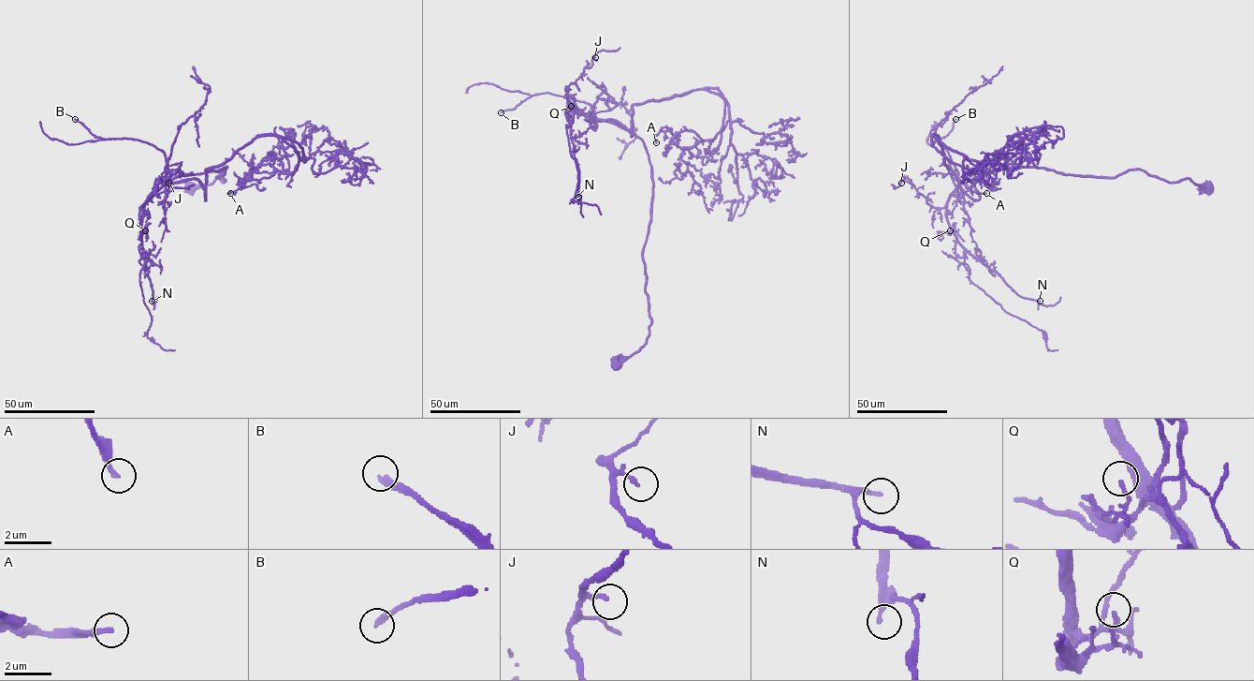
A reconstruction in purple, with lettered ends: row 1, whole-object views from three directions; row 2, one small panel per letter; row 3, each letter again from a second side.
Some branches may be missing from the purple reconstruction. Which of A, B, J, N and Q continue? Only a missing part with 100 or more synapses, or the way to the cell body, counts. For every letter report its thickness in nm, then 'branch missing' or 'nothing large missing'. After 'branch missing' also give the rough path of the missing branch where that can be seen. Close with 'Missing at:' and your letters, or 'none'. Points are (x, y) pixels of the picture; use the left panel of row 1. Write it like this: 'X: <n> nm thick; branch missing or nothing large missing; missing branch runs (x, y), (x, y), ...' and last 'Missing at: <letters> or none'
A: 260 nm thick; nothing large missing
B: 220 nm thick; branch missing; missing branch runs (75, 119), (60, 114), (25, 119), (30, 98), (39, 87), (43, 93), (53, 74)
J: 150 nm thick; nothing large missing
N: 180 nm thick; branch missing; missing branch runs (152, 301), (131, 303), (123, 296), (120, 303), (115, 303), (117, 298), (108, 289), (96, 289), (88, 284)
Q: 150 nm thick; nothing large missing
Missing at: B, N

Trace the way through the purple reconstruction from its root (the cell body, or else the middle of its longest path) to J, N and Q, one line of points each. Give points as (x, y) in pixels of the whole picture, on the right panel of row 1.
J: (1206, 187), (1139, 170), (1093, 177), (1006, 168), (966, 175), (939, 208), (912, 183), (901, 183)
N: (1206, 187), (1139, 170), (1115, 177), (1030, 167), (966, 175), (947, 203), (955, 240), (1019, 295), (1040, 301)
Q: (1206, 187), (1139, 170), (1115, 177), (1030, 167), (980, 170), (966, 175), (949, 198), (950, 230)

